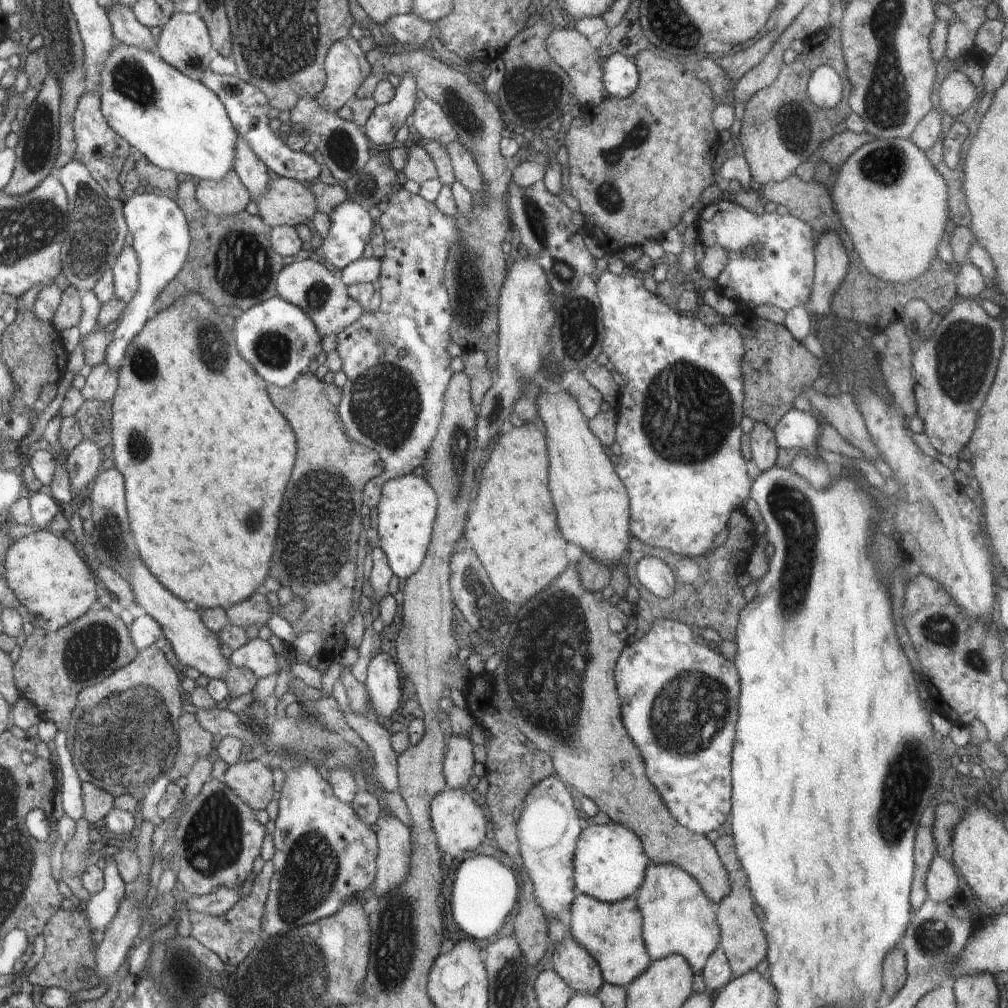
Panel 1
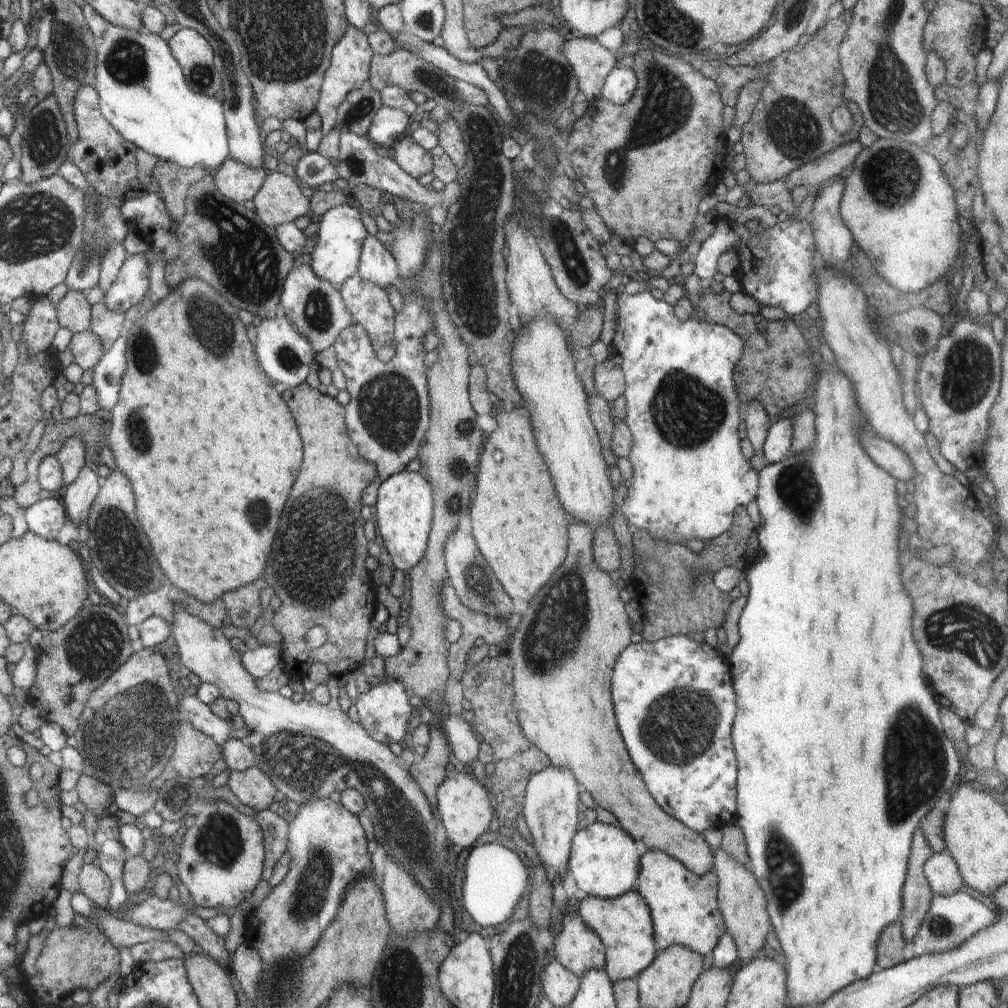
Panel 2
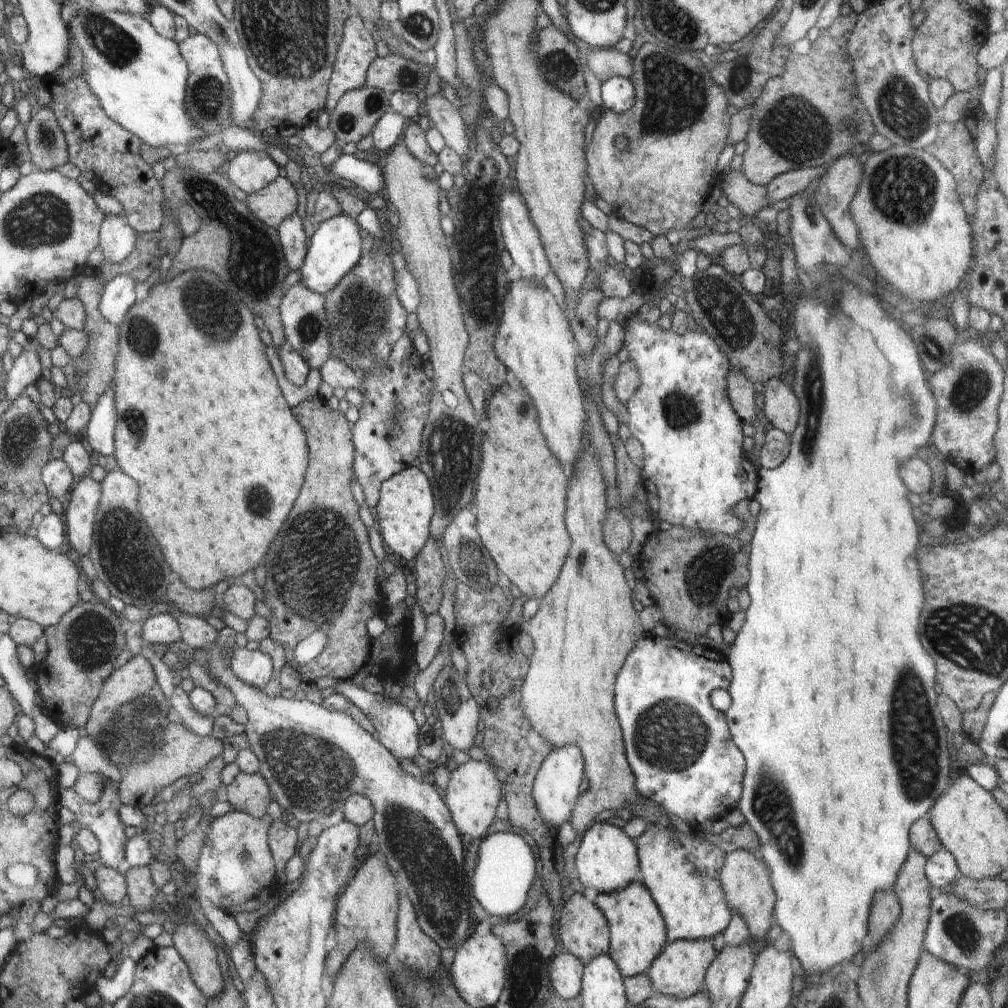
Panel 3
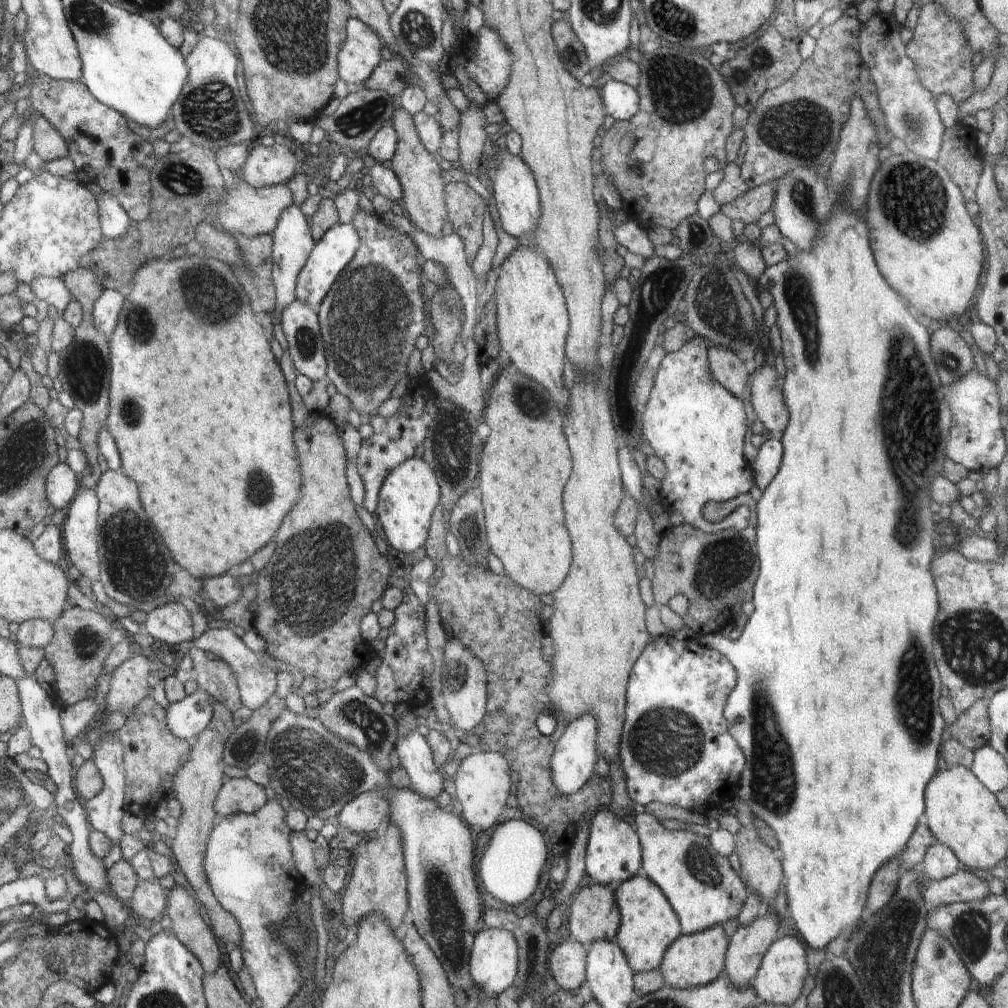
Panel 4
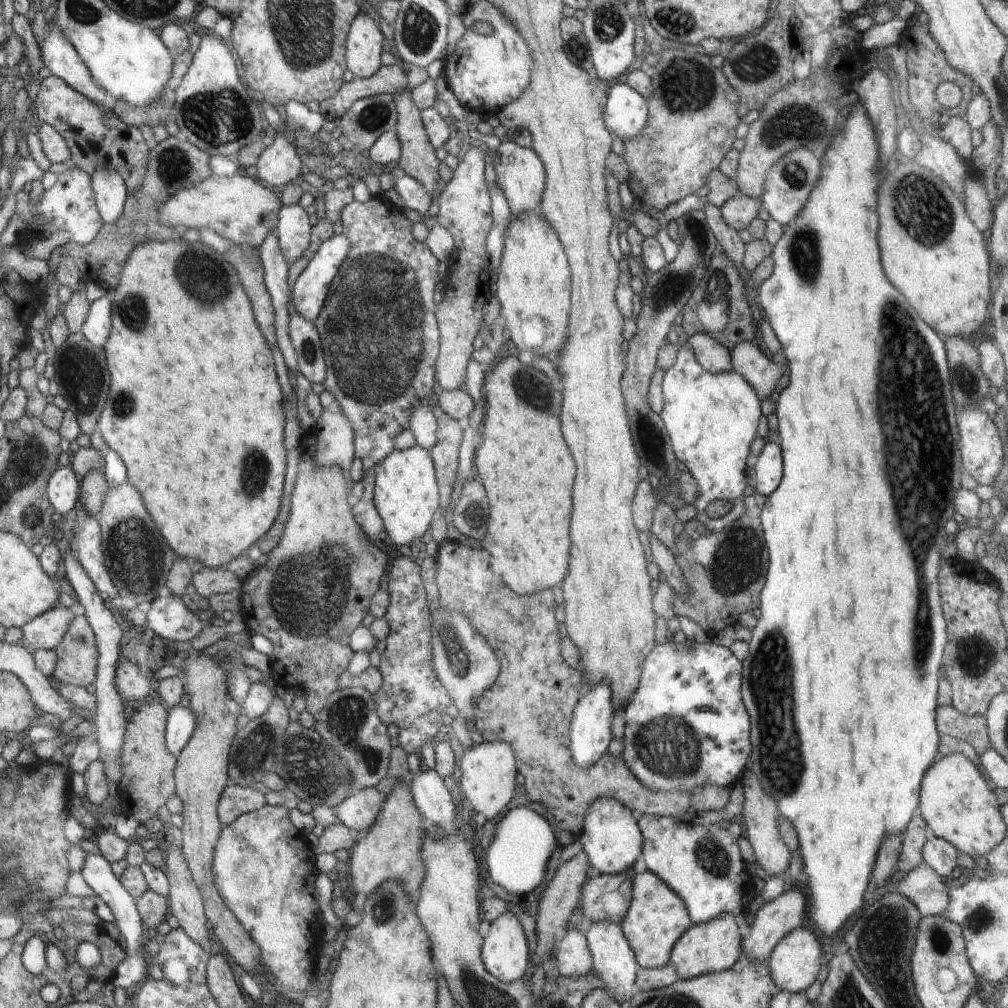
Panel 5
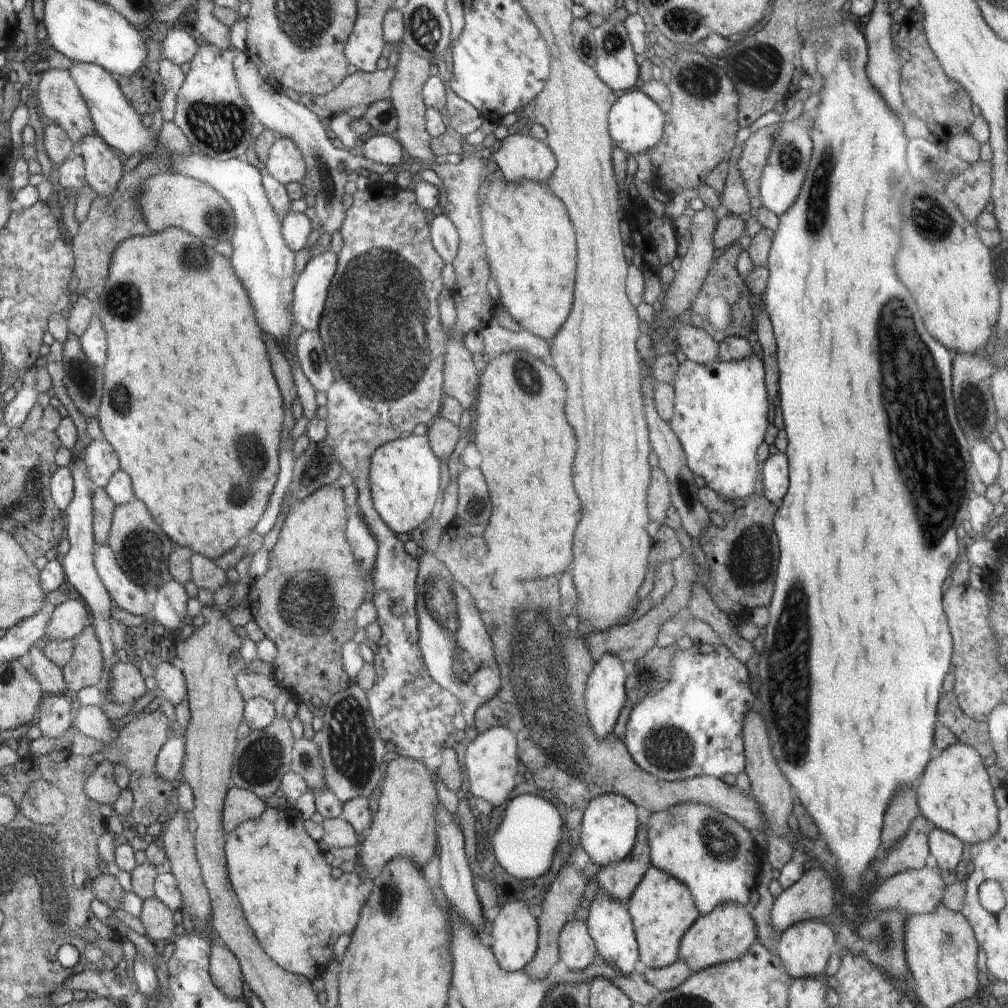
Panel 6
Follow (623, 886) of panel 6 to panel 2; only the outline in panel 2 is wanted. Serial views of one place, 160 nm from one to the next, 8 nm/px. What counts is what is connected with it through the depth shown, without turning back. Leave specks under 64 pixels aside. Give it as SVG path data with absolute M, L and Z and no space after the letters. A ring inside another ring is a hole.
M566 913L555 932L556 960L579 978L592 969L605 968L605 952L601 938L578 915Z

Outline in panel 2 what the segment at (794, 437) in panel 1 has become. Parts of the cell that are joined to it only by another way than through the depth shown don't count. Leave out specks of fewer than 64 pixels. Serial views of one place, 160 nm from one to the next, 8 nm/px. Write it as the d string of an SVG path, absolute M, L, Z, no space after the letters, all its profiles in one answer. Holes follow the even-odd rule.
M787 413L783 418L772 422L763 444L763 452L770 464L786 458L791 449L793 437L792 415Z

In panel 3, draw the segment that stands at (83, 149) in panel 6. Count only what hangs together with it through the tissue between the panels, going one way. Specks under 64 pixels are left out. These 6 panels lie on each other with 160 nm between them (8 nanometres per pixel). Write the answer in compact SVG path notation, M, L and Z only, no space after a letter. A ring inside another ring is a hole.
M107 214L99 231L99 246L105 256L104 261L119 263L135 247L135 230L122 215Z

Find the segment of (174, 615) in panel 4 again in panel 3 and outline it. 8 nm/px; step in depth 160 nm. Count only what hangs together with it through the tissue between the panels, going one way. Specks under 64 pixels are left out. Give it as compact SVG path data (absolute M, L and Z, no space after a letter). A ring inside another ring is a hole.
M170 613L147 616L139 639L147 643L172 644L181 638L179 622Z

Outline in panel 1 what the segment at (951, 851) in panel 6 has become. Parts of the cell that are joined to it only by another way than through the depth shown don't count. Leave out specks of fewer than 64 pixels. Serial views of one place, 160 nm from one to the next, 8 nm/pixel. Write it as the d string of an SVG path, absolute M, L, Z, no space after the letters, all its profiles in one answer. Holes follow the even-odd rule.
M937 854L927 870L925 885L927 898L934 902L948 901L960 893L958 870L946 855Z

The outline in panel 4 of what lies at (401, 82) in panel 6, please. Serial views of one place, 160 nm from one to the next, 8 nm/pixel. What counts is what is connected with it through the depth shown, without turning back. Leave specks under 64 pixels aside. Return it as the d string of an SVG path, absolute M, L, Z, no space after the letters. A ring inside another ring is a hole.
M397 107L391 124L397 134L397 147L388 165L399 176L399 181L403 186L403 200L400 203L412 224L423 233L438 237L448 214L447 206L444 206L446 190L440 178L440 166L428 154L428 149L424 148L411 113Z

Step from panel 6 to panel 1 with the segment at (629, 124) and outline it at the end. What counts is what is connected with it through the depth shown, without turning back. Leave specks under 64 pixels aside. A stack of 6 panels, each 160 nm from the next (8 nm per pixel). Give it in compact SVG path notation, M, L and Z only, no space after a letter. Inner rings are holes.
M614 53L603 62L602 76L608 96L625 99L638 86L639 69L633 58Z

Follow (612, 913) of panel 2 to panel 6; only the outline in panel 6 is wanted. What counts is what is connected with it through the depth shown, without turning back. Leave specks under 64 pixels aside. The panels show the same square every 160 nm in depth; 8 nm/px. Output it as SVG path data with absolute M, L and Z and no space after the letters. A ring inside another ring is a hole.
M651 865L628 898L628 904L639 946L640 967L664 968L674 964L679 959L682 936L700 916L689 888L675 876Z

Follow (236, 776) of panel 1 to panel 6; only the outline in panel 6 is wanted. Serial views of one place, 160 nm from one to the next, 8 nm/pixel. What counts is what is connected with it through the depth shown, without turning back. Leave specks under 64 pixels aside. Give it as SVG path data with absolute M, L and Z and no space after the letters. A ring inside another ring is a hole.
M232 787L228 791L224 807L224 828L231 833L240 824L250 819L260 819L266 811L266 804L251 790Z

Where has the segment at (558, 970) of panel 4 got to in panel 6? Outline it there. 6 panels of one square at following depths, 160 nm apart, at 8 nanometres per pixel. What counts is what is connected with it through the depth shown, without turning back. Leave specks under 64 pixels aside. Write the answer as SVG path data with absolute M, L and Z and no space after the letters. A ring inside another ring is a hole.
M568 920L560 931L558 942L560 959L572 971L589 967L597 955L597 948L584 921Z

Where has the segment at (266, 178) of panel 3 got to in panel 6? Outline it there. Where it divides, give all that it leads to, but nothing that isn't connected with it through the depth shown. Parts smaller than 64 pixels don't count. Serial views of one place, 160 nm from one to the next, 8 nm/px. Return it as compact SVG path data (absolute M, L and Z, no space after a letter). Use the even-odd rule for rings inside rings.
M283 136L275 139L265 166L272 178L287 185L288 182L304 182L304 161L302 150L295 140Z

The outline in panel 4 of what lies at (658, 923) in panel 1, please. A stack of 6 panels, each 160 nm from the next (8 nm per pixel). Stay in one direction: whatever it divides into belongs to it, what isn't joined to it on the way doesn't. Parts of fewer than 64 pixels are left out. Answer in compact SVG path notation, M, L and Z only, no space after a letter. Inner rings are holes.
M650 813L636 815L635 823L642 849L641 873L664 893L678 915L682 934L694 934L738 916L751 893L749 886L732 869L728 856L714 850L706 830L666 829Z

